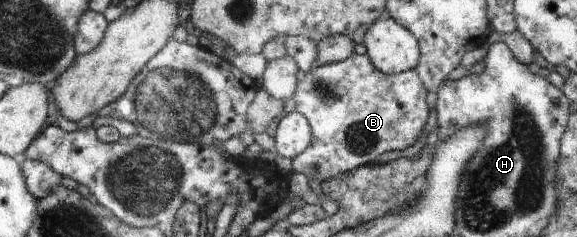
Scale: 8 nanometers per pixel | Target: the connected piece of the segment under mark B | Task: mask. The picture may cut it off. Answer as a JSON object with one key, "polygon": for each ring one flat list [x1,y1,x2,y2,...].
{"polygon":[[356,52,343,61,329,65,316,65,298,82,293,94,296,111,305,115,312,126,313,140,308,149,292,159,294,172,302,172,309,179,319,180,336,177,344,172,370,165,374,160,390,150,404,150,412,146,428,120,426,106,426,86,416,68,400,74,386,74,373,65,367,54]]}

